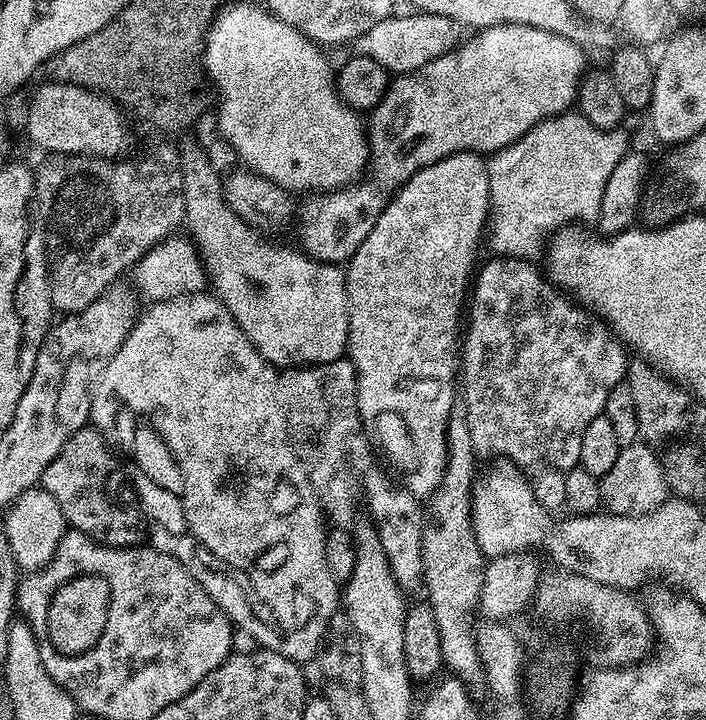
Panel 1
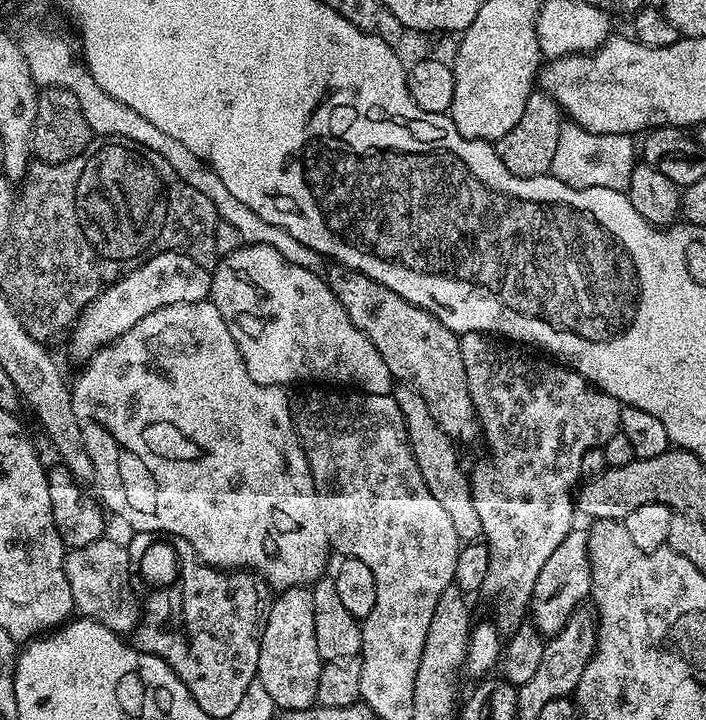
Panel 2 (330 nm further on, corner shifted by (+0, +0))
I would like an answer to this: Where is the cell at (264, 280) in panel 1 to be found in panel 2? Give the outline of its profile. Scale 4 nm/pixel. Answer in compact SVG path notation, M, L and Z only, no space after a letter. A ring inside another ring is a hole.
M244 244L229 256L220 256L211 274L210 299L228 324L254 382L289 386L299 380L316 380L312 382L343 386L365 396L386 396L393 391L394 381L382 354L350 322L323 275L294 266L278 250L261 244Z

